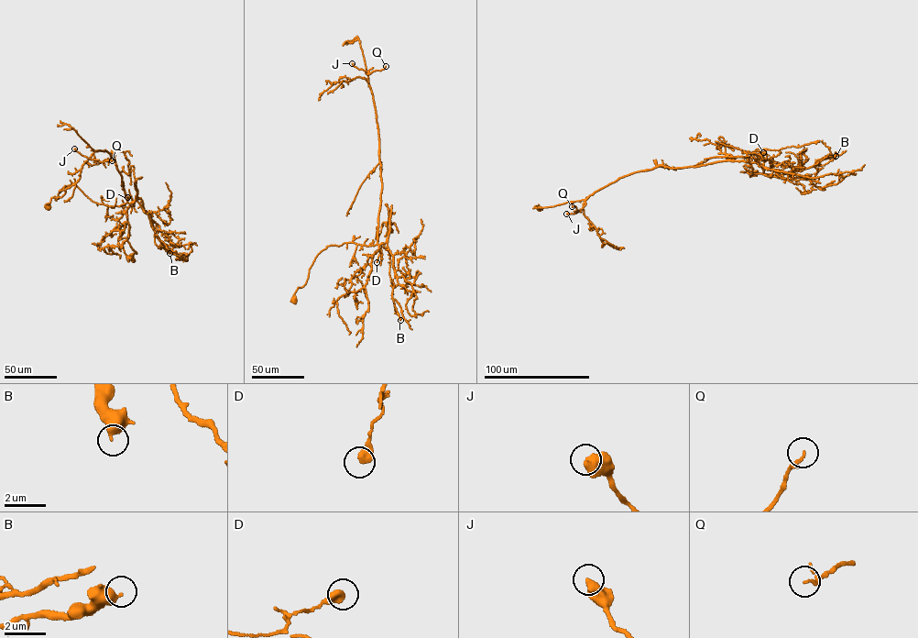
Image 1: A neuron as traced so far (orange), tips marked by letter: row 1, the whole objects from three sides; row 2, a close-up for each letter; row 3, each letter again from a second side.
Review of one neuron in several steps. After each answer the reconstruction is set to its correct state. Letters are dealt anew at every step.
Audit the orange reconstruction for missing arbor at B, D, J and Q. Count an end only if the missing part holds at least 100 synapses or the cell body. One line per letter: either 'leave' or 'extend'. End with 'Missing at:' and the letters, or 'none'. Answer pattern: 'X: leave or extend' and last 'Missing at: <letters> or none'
B: leave
D: leave
J: leave
Q: leave
Missing at: none

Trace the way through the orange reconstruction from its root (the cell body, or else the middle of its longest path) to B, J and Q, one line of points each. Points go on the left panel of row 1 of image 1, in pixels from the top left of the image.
B: (48, 206), (62, 188), (73, 183), (98, 203), (122, 205), (136, 200), (161, 242), (158, 248), (169, 253)
J: (48, 206), (73, 183), (98, 203), (127, 202), (109, 152), (96, 150), (94, 160), (74, 148)
Q: (48, 206), (73, 183), (93, 202), (125, 203), (114, 159), (105, 149), (93, 152), (95, 161), (112, 160)

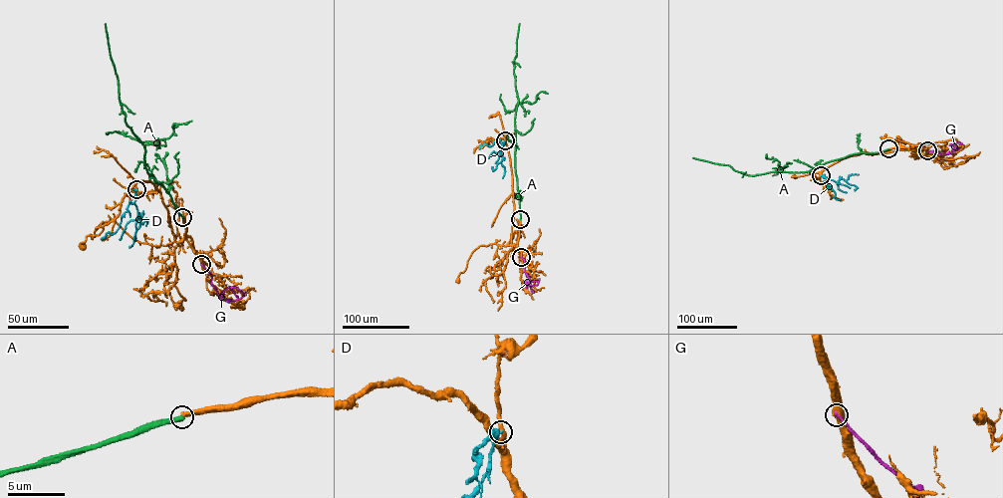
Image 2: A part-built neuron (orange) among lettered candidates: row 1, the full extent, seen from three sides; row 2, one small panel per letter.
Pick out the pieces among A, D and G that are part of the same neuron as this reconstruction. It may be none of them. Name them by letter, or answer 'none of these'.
A

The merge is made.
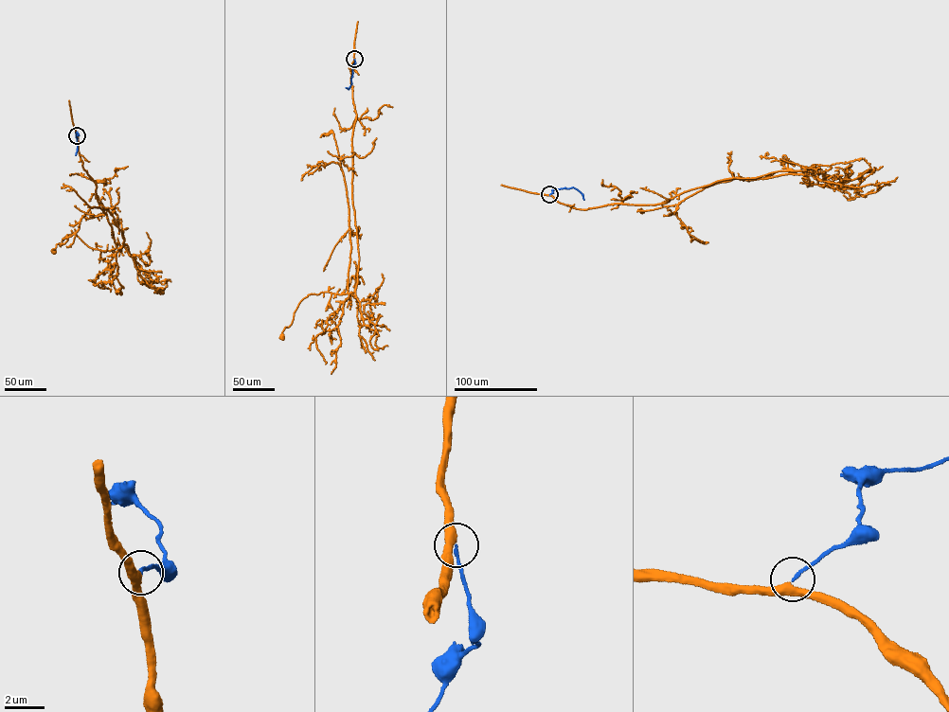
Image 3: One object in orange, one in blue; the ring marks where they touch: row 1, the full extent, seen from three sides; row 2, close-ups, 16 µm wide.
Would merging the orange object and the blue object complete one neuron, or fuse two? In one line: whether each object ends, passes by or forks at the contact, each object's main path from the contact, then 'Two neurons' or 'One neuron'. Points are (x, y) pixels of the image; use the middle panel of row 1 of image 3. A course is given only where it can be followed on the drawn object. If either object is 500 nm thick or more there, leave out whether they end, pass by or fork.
At the ring orange passes by. At the ring blue ends. Course of orange: (354, 59), (350, 80), (356, 115), (351, 139), (359, 260), (356, 289), (345, 293), (308, 294), (282, 337). Course of blue: (354, 59), (351, 83), (346, 87). One neuron

